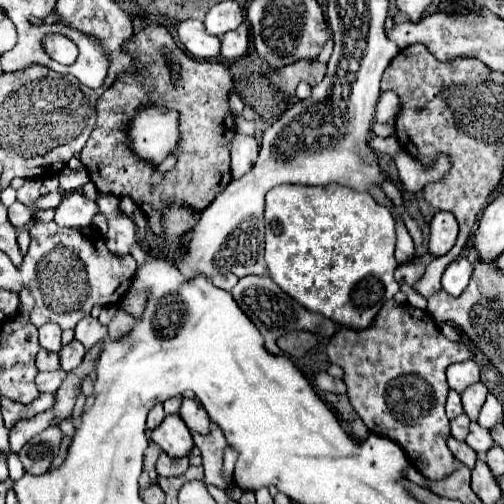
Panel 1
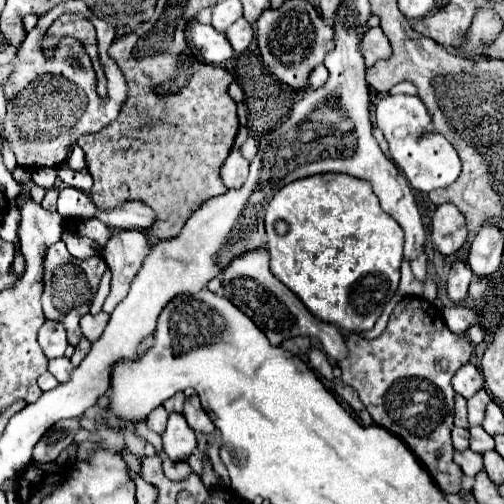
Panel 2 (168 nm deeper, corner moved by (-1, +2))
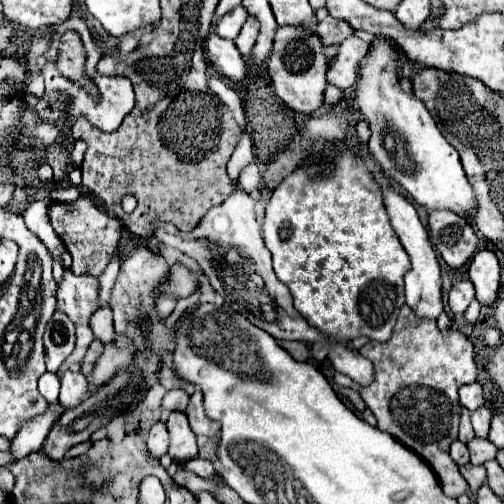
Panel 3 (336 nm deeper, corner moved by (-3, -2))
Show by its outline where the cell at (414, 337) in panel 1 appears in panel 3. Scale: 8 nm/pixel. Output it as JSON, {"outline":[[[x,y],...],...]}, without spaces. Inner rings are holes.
{"outline":[[[402,306],[392,338],[388,342],[368,342],[360,348],[360,354],[374,364],[376,372],[374,382],[358,390],[376,416],[376,426],[426,460],[438,476],[446,496],[458,498],[460,494],[466,494],[468,484],[448,450],[458,438],[458,388],[476,382],[472,342],[456,328],[440,332],[436,320],[418,320],[408,306]]]}

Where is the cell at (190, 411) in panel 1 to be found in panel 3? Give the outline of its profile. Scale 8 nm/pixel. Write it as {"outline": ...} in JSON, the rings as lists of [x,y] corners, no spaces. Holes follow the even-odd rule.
{"outline":[[[196,388],[196,392],[190,396],[190,404],[186,408],[186,414],[188,414],[188,420],[190,420],[190,426],[192,426],[194,434],[204,434],[204,436],[214,438],[220,432],[220,424],[212,422],[204,412],[202,390],[200,388]]]}

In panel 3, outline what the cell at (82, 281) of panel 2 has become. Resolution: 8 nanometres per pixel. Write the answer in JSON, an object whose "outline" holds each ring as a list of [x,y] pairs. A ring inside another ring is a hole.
{"outline":[[[66,270],[64,282],[60,284],[58,294],[56,294],[56,298],[58,298],[56,308],[62,310],[64,314],[68,314],[68,318],[74,322],[76,348],[70,354],[70,358],[60,366],[58,376],[62,376],[72,362],[82,362],[90,342],[94,340],[92,328],[90,328],[90,316],[100,308],[98,290],[100,290],[98,278],[94,278],[90,274],[74,276],[70,270]]]}

